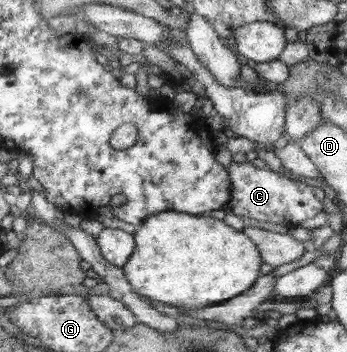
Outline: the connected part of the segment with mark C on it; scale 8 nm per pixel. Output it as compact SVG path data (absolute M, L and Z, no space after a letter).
M250 161L232 163L229 172L232 181L232 198L228 206L231 212L240 218L254 218L290 229L310 218L317 217L324 211L322 200L316 198L312 186L306 183L280 179L277 172L269 168L257 168Z

